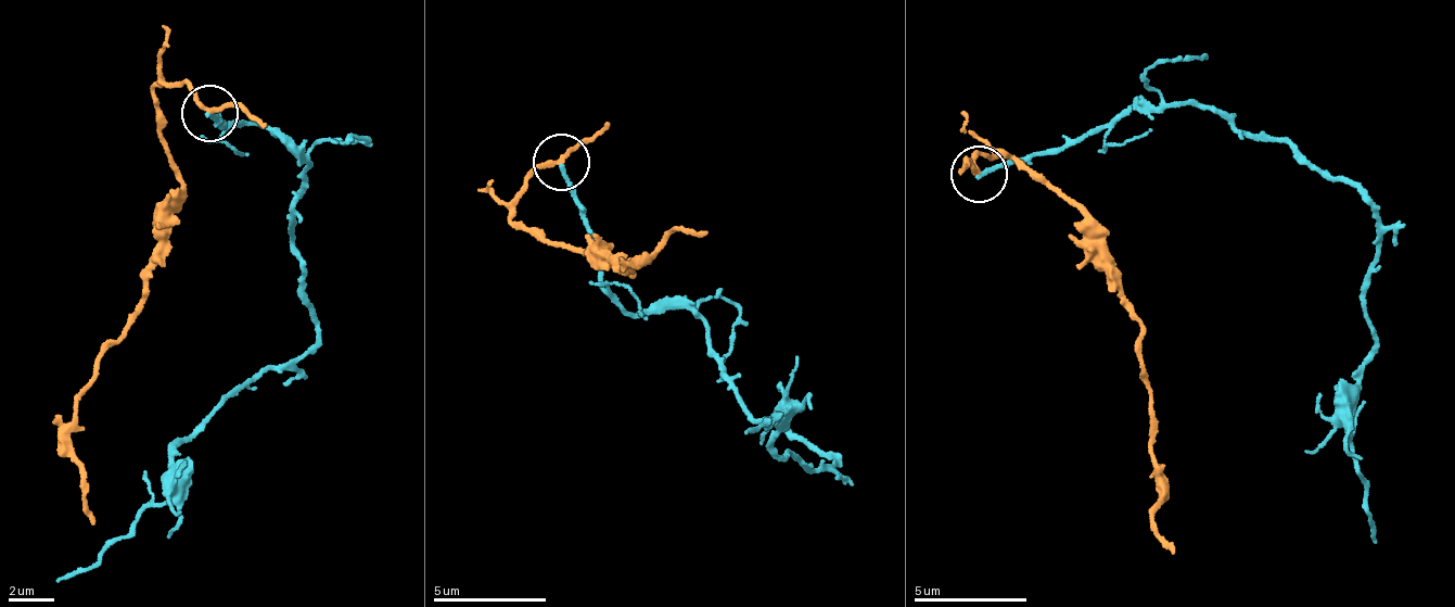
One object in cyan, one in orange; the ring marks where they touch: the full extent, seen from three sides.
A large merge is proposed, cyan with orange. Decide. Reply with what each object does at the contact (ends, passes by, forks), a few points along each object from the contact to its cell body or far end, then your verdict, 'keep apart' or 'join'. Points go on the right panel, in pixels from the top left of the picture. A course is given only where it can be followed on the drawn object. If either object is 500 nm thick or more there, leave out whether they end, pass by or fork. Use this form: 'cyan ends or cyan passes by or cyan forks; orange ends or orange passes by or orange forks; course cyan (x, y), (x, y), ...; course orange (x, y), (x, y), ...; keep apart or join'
cyan ends; orange passes by; course cyan (981, 172), (1054, 153), (1141, 97), (1278, 139), (1362, 190), (1379, 227), (1354, 459), (1377, 544); course orange (981, 172), (978, 153), (1011, 157), (1080, 210), (1089, 248), (1140, 330), (1163, 503), (1152, 531), (1175, 554); keep apart

